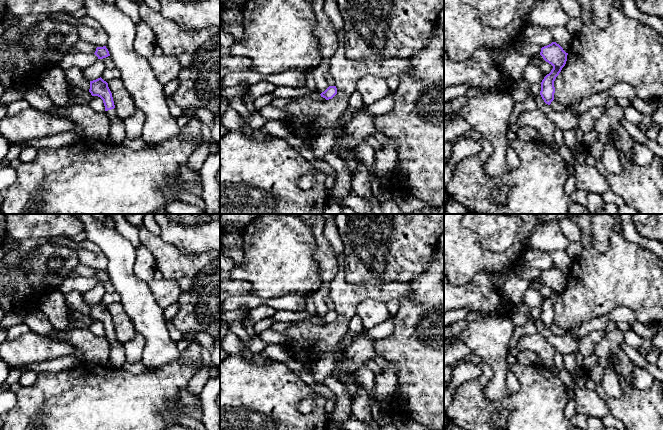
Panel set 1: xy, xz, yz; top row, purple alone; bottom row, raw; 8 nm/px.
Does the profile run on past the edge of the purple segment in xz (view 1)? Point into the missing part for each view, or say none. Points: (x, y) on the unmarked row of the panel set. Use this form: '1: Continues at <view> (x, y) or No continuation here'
1: No continuation here

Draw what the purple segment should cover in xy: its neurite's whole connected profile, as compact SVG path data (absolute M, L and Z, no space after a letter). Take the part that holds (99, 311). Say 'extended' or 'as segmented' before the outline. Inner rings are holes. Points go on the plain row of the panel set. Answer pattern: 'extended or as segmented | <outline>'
extended | M101 301L90 305L89 316L92 320L98 320L103 324L105 336L111 342L110 359L108 365L115 369L123 369L126 361L124 345L117 339L112 317L108 307Z

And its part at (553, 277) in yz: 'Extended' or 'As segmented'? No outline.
As segmented

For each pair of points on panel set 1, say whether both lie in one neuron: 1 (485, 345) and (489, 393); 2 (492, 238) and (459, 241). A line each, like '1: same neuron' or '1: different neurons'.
1: same neuron
2: different neurons

